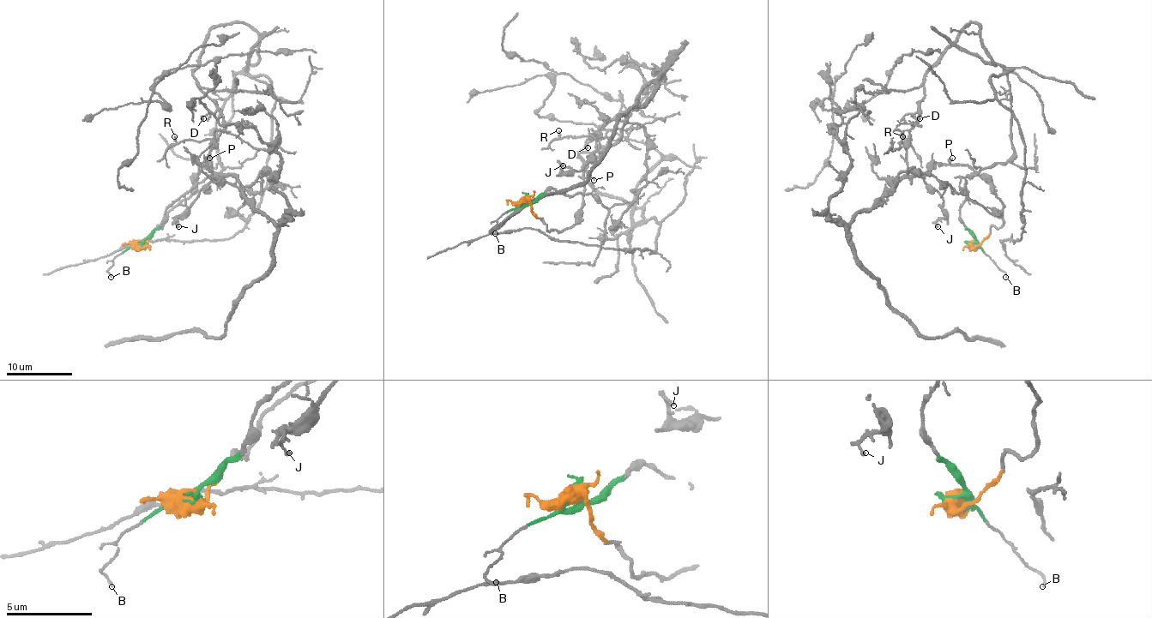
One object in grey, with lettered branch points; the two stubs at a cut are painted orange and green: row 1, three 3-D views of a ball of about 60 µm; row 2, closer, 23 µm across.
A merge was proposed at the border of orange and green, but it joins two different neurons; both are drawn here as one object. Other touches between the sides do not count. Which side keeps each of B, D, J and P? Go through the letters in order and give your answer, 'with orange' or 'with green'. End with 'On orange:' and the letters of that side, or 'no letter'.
B: with green
D: with green
J: with orange
P: with orange
On orange: J, P

